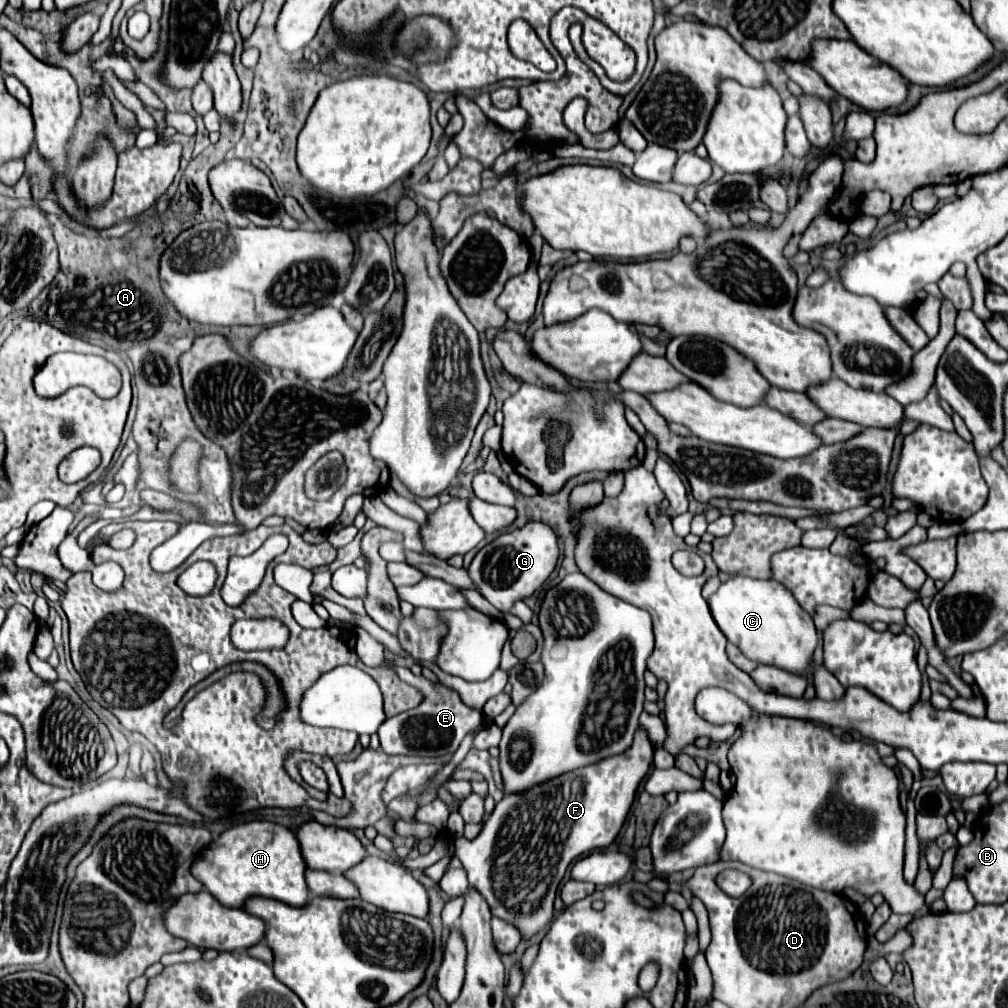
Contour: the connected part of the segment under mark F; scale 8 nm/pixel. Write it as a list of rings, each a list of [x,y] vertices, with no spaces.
[[[639,729],[635,733],[633,745],[621,755],[613,755],[599,763],[575,769],[571,773],[563,773],[559,777],[553,777],[545,783],[533,785],[519,793],[505,793],[503,799],[495,805],[493,813],[489,815],[491,821],[489,819],[485,821],[481,833],[473,841],[467,841],[463,837],[457,839],[455,855],[463,863],[469,883],[489,903],[491,913],[519,927],[523,937],[533,937],[537,931],[541,931],[553,917],[555,893],[571,861],[575,861],[587,851],[605,849],[619,835],[619,829],[635,799],[637,785],[645,777],[651,759],[653,759],[653,747],[647,741],[643,729]]]

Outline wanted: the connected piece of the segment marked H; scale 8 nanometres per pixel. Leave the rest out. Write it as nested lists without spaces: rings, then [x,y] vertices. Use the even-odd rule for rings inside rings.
[[[251,821],[227,829],[209,845],[209,851],[195,861],[195,869],[191,869],[219,903],[239,909],[245,907],[249,897],[267,897],[293,907],[305,907],[311,899],[305,871],[307,863],[301,855],[297,835],[269,821]]]

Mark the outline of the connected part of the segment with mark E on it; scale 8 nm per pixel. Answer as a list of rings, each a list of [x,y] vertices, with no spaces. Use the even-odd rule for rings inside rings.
[[[397,667],[395,671],[405,683],[413,685],[417,691],[423,693],[423,703],[411,711],[399,713],[383,721],[383,725],[379,727],[379,741],[381,749],[387,755],[421,755],[421,757],[453,755],[461,741],[467,735],[473,735],[483,725],[483,711],[465,705],[457,691],[443,685],[431,685],[427,679],[415,677],[405,667]]]

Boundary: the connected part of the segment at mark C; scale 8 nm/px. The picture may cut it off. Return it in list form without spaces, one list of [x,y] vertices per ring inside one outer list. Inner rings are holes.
[[[733,575],[711,595],[709,607],[723,635],[737,645],[747,657],[765,665],[779,665],[791,673],[805,673],[817,645],[813,619],[797,603],[793,593],[775,579],[753,579]]]

